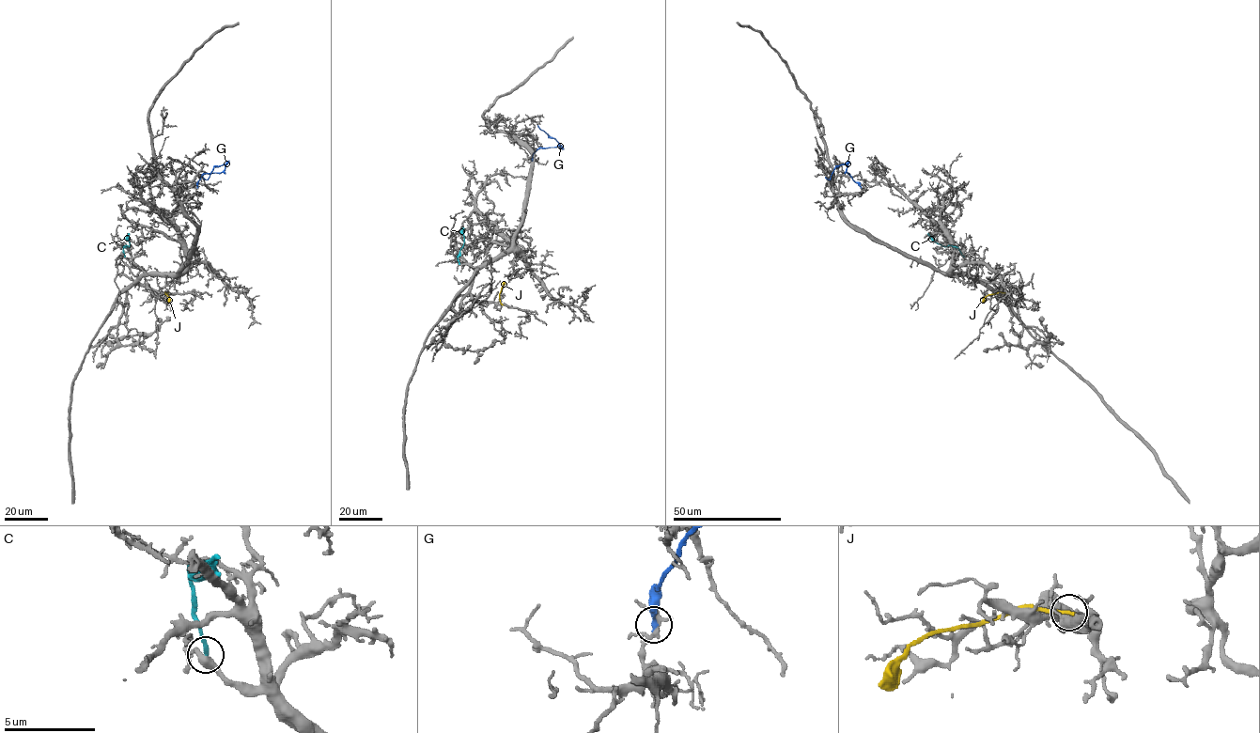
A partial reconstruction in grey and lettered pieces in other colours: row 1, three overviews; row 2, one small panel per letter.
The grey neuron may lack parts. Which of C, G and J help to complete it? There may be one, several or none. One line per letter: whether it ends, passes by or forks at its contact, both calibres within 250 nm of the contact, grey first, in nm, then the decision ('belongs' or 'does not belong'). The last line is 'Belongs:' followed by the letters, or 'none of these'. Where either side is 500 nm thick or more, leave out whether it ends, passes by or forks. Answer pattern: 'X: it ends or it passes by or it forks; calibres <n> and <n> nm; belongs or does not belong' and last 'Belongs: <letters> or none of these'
C: it ends; calibres 400 and 200 nm; does not belong
G: it ends; calibres 220 and 200 nm; does not belong
J: calibres 550 and 260 nm; does not belong
Belongs: none of these

